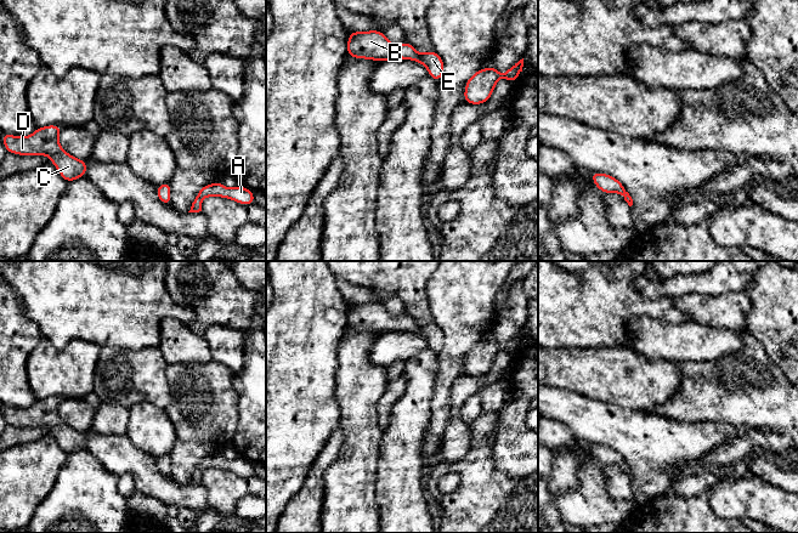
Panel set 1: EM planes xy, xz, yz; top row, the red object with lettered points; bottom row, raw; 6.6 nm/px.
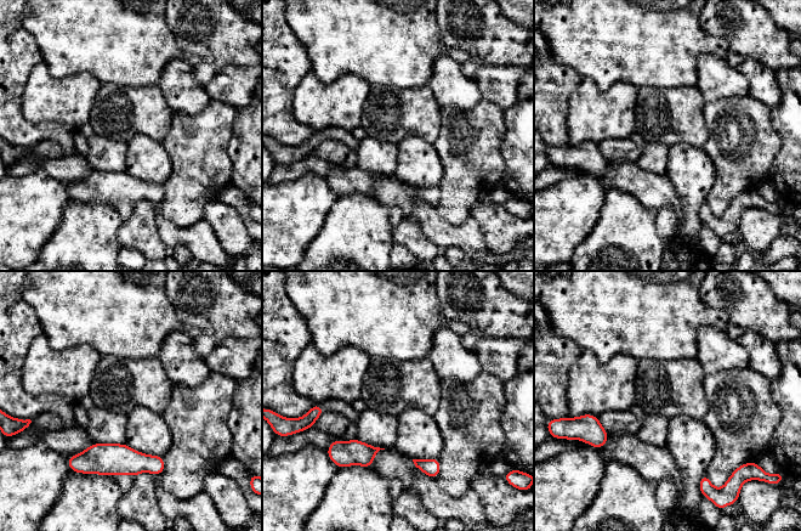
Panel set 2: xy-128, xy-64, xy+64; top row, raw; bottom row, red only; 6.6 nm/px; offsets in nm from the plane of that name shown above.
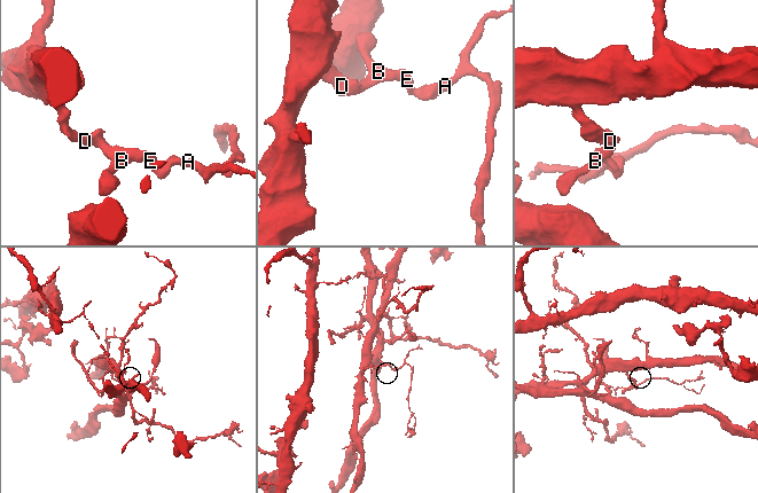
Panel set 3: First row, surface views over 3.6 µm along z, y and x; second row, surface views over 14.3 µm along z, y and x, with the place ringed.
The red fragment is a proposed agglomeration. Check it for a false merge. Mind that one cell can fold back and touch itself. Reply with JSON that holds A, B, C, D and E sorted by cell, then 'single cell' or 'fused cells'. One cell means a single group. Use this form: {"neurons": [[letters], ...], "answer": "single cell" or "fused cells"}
{"neurons": [["A", "B", "C", "D", "E"]], "answer": "single cell"}

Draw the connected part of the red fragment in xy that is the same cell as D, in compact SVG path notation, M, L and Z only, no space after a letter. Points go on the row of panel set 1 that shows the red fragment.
M47 125L27 137L1 134L7 153L18 155L47 155L56 166L62 178L67 182L84 177L86 160L77 159L68 154L58 143L58 134L63 130L60 125Z

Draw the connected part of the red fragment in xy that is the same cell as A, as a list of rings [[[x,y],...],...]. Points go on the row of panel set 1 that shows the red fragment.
[[[216,182],[205,185],[199,189],[188,212],[202,211],[202,202],[205,197],[222,197],[226,199],[232,199],[242,205],[251,205],[255,203],[254,193],[250,189],[243,186],[227,188],[222,185],[222,182]]]

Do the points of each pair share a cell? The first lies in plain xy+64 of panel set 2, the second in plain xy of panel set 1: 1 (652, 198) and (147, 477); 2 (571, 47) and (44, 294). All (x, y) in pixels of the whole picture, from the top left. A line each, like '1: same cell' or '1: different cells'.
1: same cell
2: same cell

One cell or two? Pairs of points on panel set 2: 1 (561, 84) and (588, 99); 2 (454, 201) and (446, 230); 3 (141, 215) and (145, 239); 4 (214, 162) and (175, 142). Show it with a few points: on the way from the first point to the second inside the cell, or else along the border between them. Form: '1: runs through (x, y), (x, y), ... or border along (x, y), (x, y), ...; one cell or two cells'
1: border along (583, 78), (569, 97), (569, 112), (566, 118); two cells
2: border along (435, 208), (453, 224), (470, 216); two cells
3: runs through (142, 221), (142, 233); one cell
4: runs through (204, 158), (189, 143), (185, 143); one cell

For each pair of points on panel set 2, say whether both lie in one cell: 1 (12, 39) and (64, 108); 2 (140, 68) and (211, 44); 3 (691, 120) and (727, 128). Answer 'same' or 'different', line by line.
1: different
2: different
3: different

